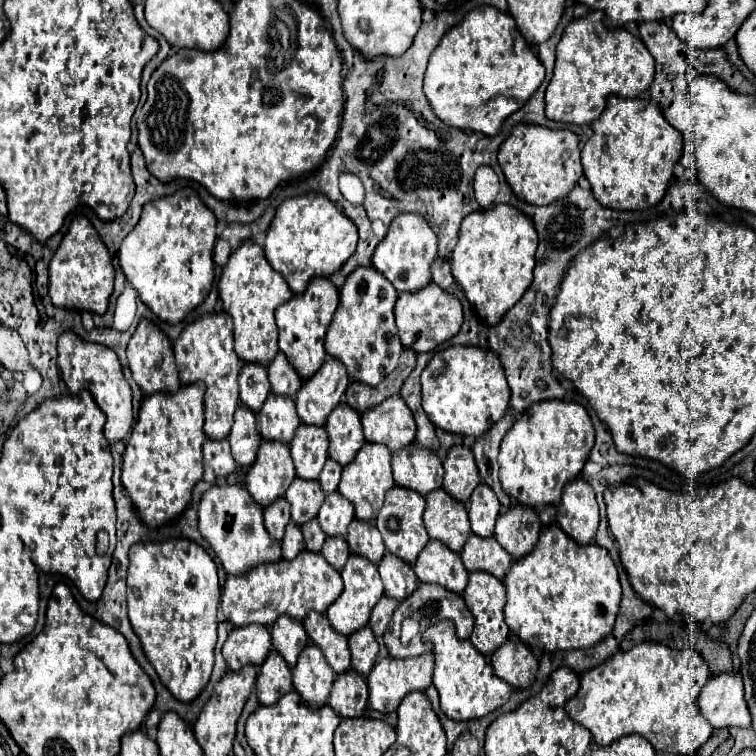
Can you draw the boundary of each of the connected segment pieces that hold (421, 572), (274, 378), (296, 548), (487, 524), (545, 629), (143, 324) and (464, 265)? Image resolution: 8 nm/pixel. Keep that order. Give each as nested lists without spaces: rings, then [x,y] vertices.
[[[430,540],[424,546],[414,564],[414,572],[420,582],[434,582],[456,594],[468,584],[468,570],[464,568],[460,554],[438,540]]]
[[[278,352],[276,354],[276,358],[268,366],[268,376],[270,376],[272,392],[284,394],[284,396],[290,396],[290,398],[296,396],[296,392],[298,392],[298,388],[302,384],[302,378],[292,368],[292,364],[284,356],[284,352]]]
[[[288,524],[284,538],[282,538],[282,556],[286,560],[292,560],[294,556],[300,554],[300,550],[304,550],[304,542],[302,542],[302,532],[298,524]]]
[[[478,484],[476,490],[470,496],[470,524],[472,532],[478,536],[492,536],[494,534],[494,522],[500,512],[500,502],[496,500],[496,494],[488,484]]]
[[[558,524],[542,528],[536,548],[512,564],[504,578],[504,586],[508,594],[504,606],[508,628],[524,640],[524,644],[542,650],[578,650],[594,646],[610,634],[622,600],[618,572],[610,554],[598,544],[576,544]]]
[[[142,318],[136,332],[132,334],[128,342],[128,362],[130,362],[130,372],[134,382],[140,386],[144,394],[154,394],[154,392],[176,392],[180,388],[180,378],[176,372],[174,364],[174,352],[172,352],[172,342],[170,338],[154,326],[150,320]]]
[[[496,204],[488,210],[472,212],[462,220],[458,244],[450,254],[452,274],[486,324],[498,324],[532,284],[536,248],[538,232],[532,220],[514,206]]]

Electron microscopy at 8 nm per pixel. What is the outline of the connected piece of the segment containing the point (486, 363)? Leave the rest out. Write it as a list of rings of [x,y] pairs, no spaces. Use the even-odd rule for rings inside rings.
[[[450,346],[436,352],[426,364],[420,382],[422,408],[430,422],[462,436],[482,436],[506,414],[510,402],[510,388],[500,358],[492,350],[478,346]]]

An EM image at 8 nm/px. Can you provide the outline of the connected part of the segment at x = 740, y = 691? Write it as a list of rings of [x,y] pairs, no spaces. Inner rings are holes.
[[[722,672],[718,676],[710,676],[700,692],[698,708],[714,728],[750,726],[742,676],[738,672]]]

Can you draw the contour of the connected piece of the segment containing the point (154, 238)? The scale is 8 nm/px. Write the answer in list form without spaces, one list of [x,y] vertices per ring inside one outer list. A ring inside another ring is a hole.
[[[190,186],[180,188],[172,196],[164,196],[144,206],[144,212],[136,224],[136,228],[122,240],[118,258],[126,280],[138,290],[140,300],[164,322],[178,324],[182,322],[194,308],[198,308],[214,282],[214,244],[216,244],[216,216],[214,212],[200,200],[198,192]]]

